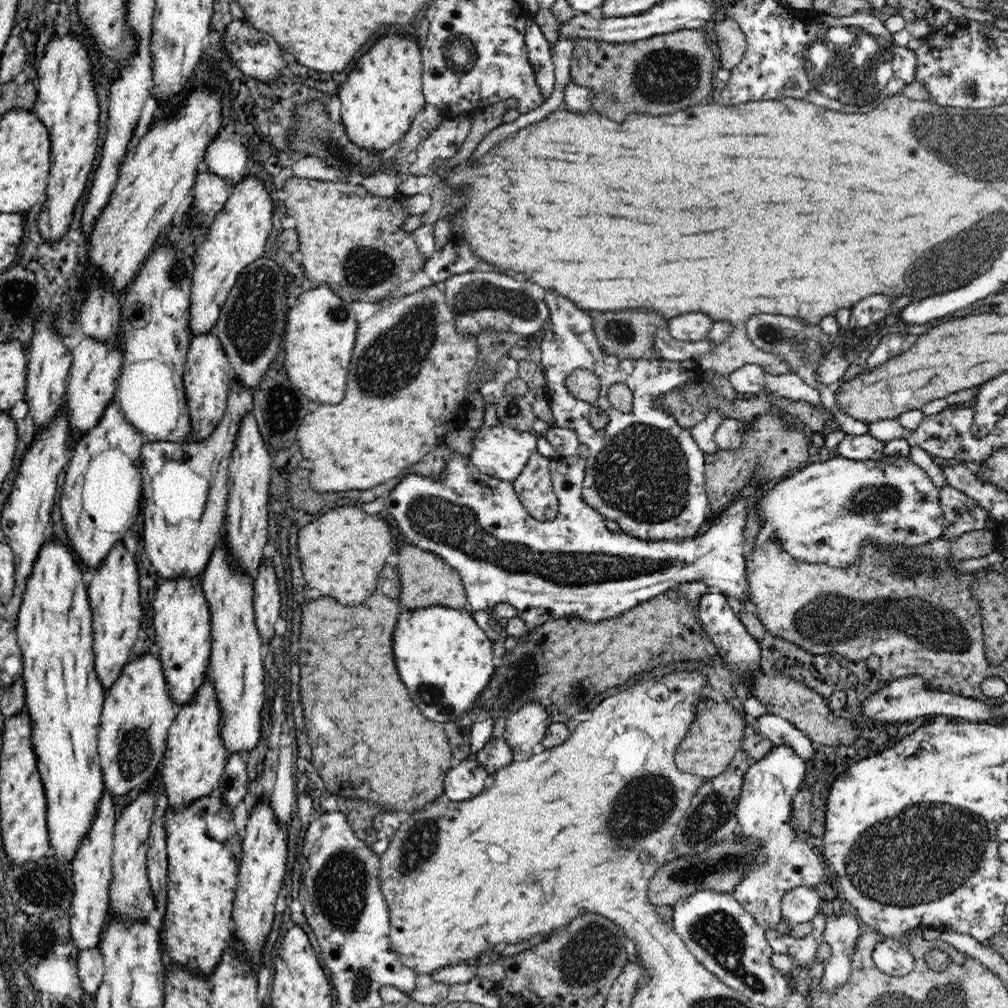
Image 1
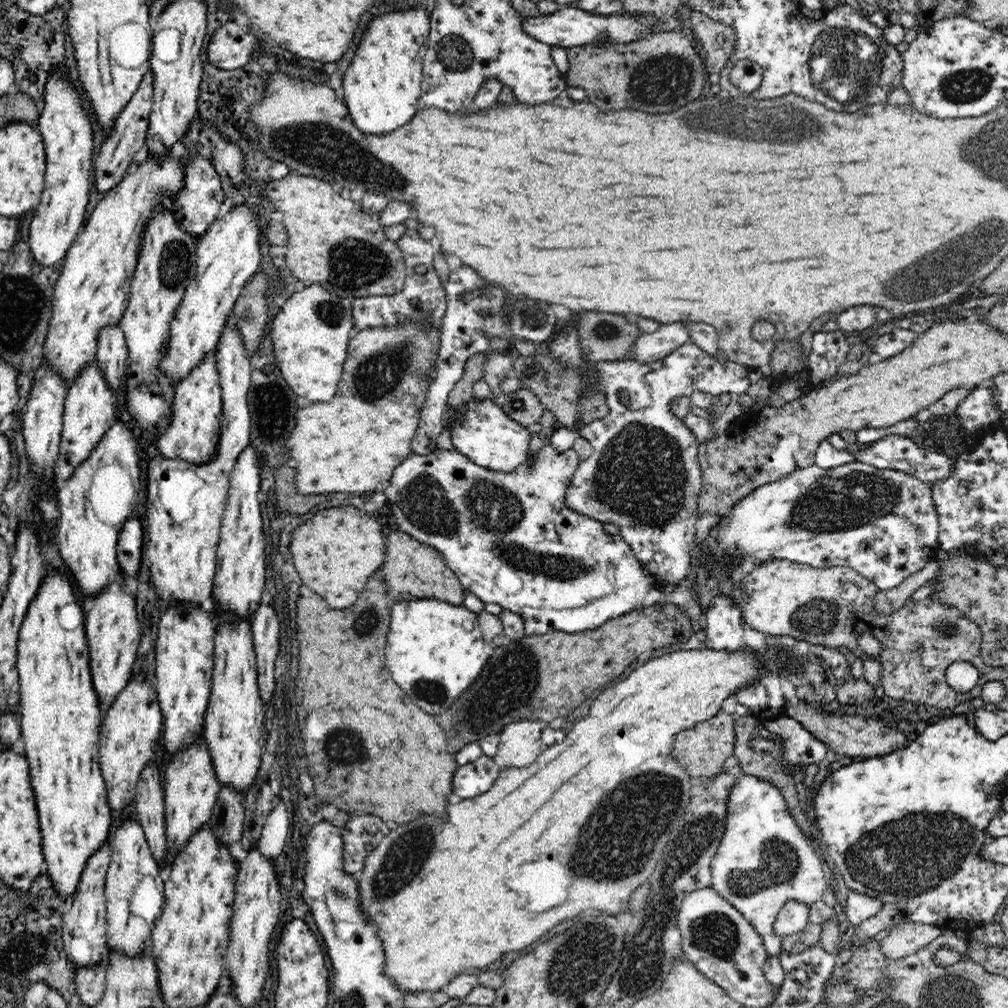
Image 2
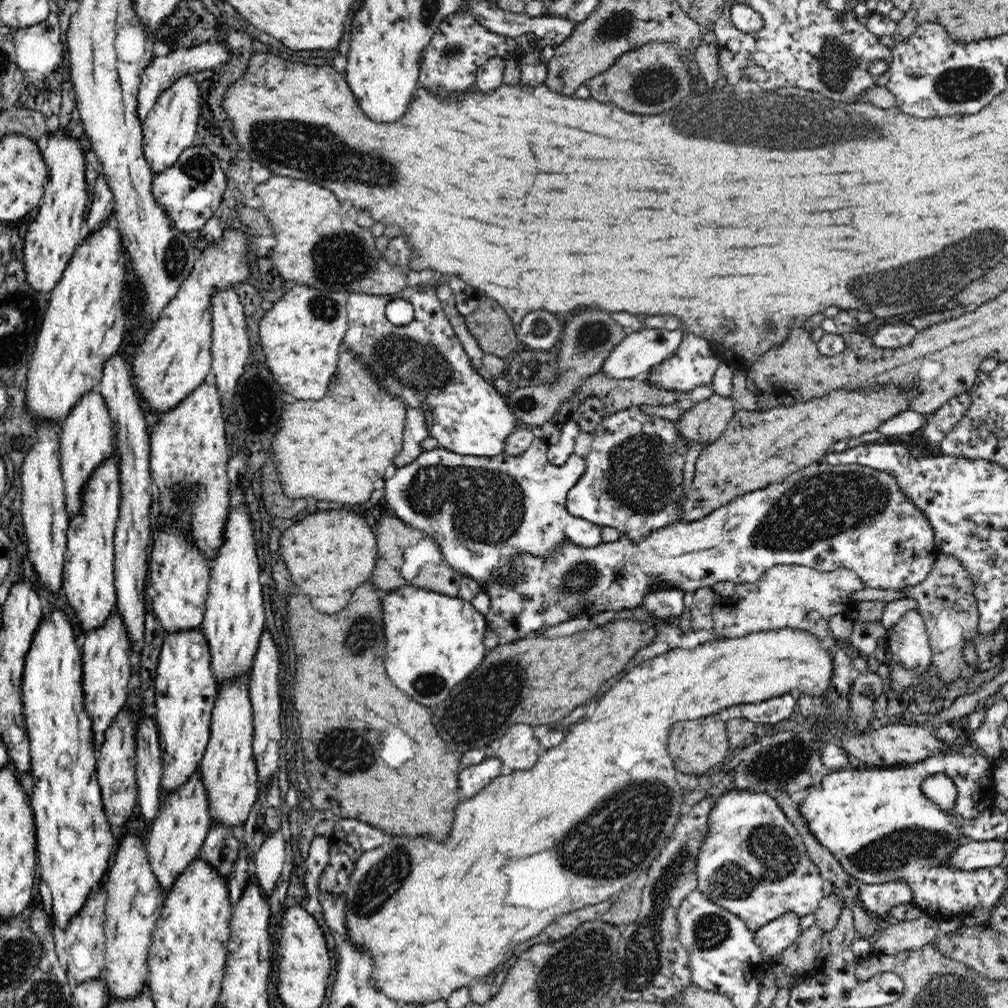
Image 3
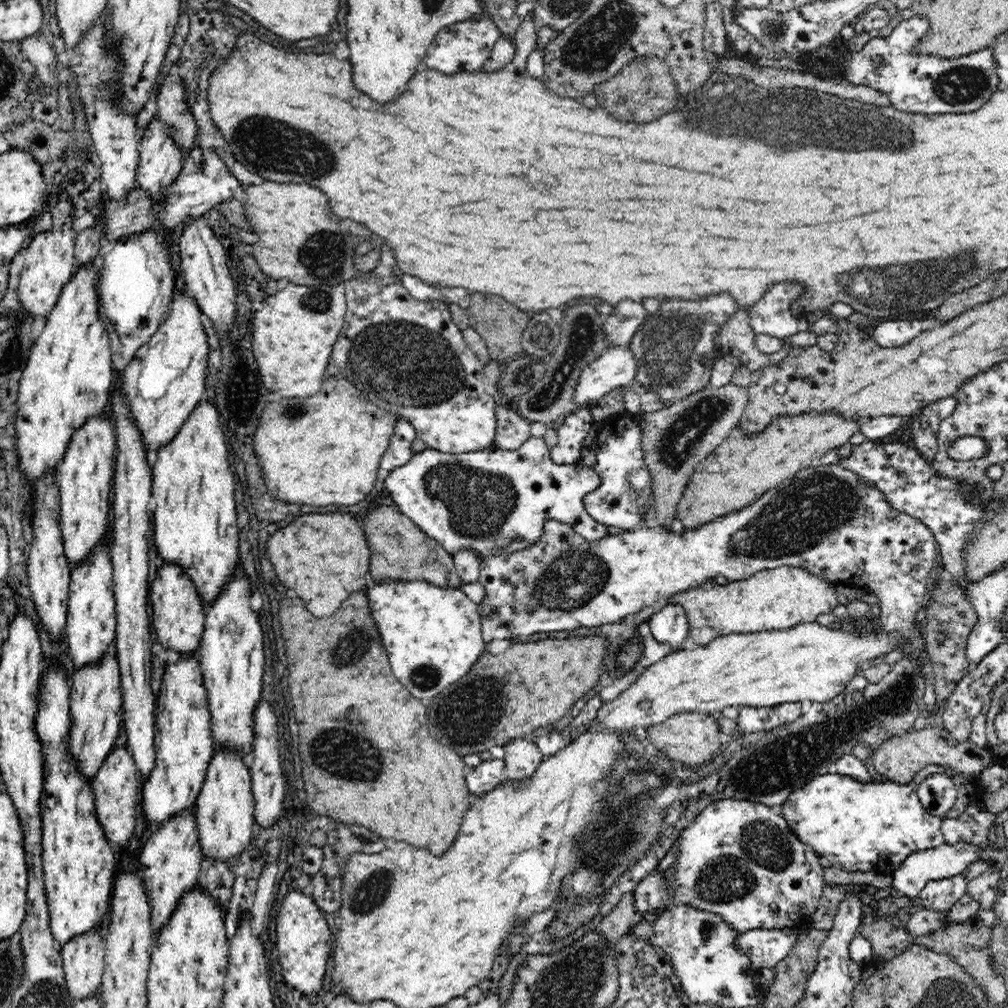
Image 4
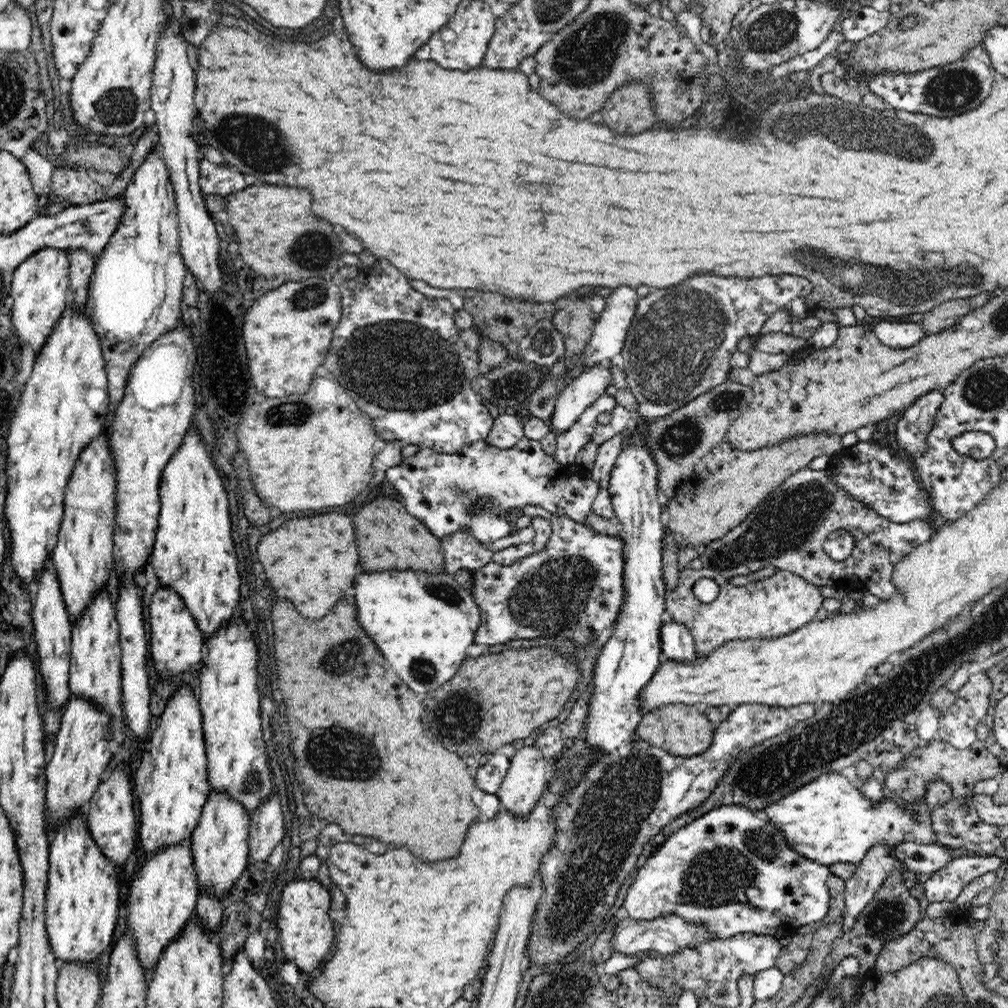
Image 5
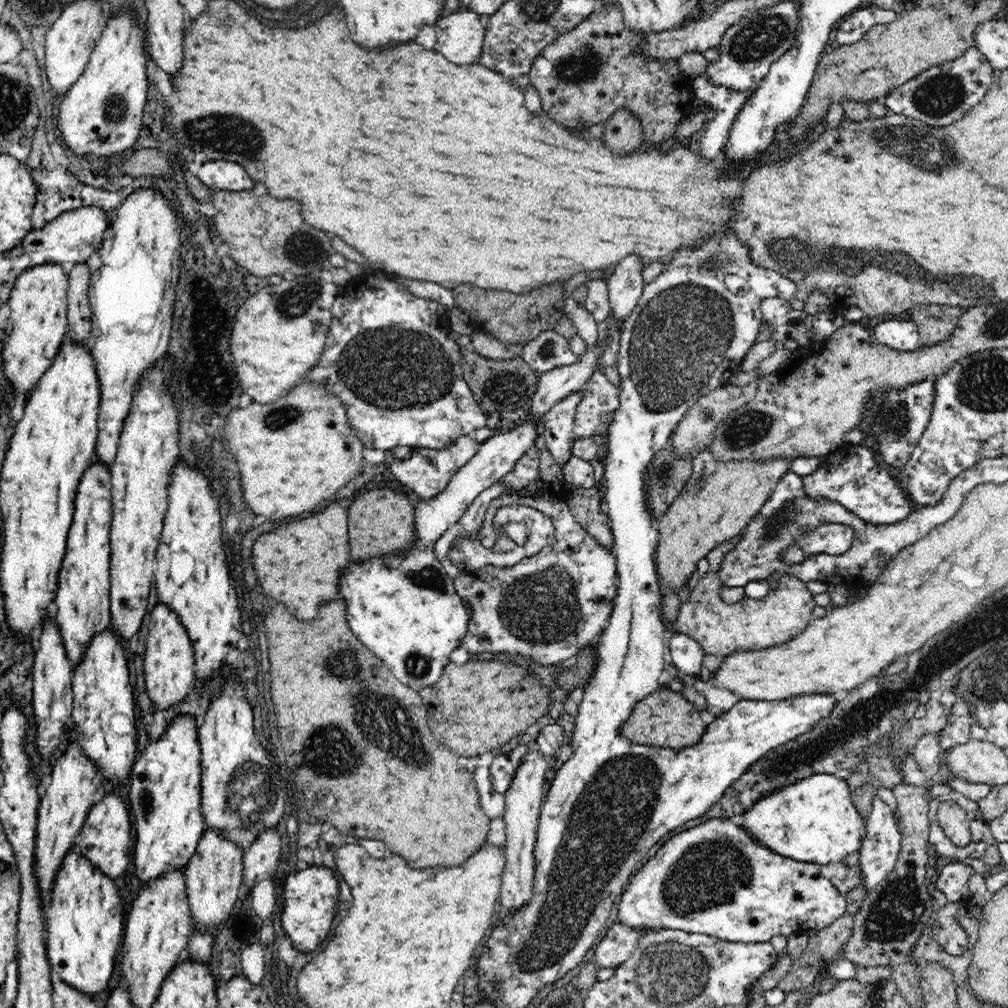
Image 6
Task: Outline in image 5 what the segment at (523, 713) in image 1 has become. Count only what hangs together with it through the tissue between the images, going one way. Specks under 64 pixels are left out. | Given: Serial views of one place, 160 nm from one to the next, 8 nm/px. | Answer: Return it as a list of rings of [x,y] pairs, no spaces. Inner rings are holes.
[[[535,745],[518,749],[496,792],[502,808],[514,813],[514,817],[529,817],[546,790],[550,768],[549,761]]]

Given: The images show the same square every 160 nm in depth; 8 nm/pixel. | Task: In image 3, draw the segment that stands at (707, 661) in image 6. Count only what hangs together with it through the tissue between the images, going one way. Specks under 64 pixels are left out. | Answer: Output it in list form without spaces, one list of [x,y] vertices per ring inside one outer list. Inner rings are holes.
[[[776,565],[766,570],[756,582],[737,584],[726,603],[712,587],[695,590],[689,616],[694,631],[709,630],[722,639],[740,638],[760,630],[795,628],[834,641],[828,620],[834,614],[848,612],[853,606],[852,592],[862,590],[862,586],[864,581],[849,568],[820,572],[802,565]]]

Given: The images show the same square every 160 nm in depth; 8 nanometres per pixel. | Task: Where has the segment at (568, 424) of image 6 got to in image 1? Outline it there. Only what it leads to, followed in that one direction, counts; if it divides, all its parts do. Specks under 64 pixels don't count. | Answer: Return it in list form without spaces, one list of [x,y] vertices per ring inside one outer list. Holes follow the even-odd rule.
[[[689,312],[668,320],[668,330],[674,339],[698,342],[706,339],[708,330],[715,322],[702,312]]]

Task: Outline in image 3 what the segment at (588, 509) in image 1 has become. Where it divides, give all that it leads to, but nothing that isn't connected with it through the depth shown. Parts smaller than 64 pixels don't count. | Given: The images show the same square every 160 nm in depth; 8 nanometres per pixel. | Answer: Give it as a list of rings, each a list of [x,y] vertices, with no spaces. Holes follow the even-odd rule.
[[[538,434],[535,440],[530,444],[530,447],[522,454],[509,455],[506,453],[494,456],[464,456],[456,454],[450,450],[436,448],[435,450],[422,451],[409,465],[401,466],[396,470],[391,470],[385,484],[385,498],[390,506],[390,509],[396,513],[396,517],[406,524],[411,524],[414,528],[421,530],[426,536],[438,542],[443,560],[447,565],[453,567],[463,576],[469,576],[474,582],[477,582],[483,589],[486,582],[490,582],[490,578],[502,578],[503,575],[510,574],[510,562],[516,554],[532,554],[532,555],[548,555],[554,546],[559,543],[572,542],[574,546],[598,546],[602,542],[600,535],[600,527],[593,522],[587,521],[570,514],[566,509],[565,498],[568,497],[568,492],[577,484],[581,476],[585,473],[585,460],[580,457],[577,452],[573,452],[567,461],[562,466],[556,466],[548,461],[547,451],[549,444]]]

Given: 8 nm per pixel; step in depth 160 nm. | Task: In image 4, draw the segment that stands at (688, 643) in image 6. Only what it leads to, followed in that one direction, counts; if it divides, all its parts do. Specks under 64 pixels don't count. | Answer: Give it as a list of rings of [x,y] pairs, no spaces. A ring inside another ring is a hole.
[[[659,603],[658,612],[650,617],[649,627],[658,642],[670,644],[673,650],[684,650],[680,644],[684,642],[684,638],[689,633],[689,622],[682,606]]]

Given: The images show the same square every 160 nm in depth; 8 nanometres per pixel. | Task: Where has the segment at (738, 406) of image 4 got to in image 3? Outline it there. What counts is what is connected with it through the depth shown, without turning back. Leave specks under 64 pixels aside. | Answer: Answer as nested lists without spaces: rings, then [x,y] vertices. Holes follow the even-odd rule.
[[[713,394],[708,400],[694,404],[691,410],[681,414],[681,420],[674,422],[687,447],[701,443],[702,447],[714,444],[725,432],[736,414],[736,401],[732,396],[723,398]]]

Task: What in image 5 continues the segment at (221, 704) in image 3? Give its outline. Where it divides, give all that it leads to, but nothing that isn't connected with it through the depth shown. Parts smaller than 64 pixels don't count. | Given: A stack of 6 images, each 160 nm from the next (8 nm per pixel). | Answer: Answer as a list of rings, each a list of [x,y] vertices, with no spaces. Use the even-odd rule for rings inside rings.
[[[210,792],[198,824],[190,838],[195,875],[198,880],[199,894],[211,892],[218,900],[227,897],[234,882],[242,876],[250,863],[248,846],[250,813],[234,801],[226,797],[226,793]]]

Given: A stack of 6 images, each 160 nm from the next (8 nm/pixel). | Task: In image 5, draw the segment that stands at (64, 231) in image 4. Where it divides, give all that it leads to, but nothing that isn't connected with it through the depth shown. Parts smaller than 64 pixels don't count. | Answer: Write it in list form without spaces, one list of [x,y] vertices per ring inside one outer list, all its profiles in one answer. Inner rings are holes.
[[[42,249],[21,262],[14,270],[10,294],[14,298],[10,312],[16,336],[38,352],[48,341],[61,314],[70,302],[69,294],[69,253],[58,249]]]

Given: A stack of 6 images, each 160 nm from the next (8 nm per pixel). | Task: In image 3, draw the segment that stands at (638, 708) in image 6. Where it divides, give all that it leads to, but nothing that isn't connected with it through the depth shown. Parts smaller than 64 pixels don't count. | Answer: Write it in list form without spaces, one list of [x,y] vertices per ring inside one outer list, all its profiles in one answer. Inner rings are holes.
[[[717,713],[698,720],[682,720],[672,725],[668,730],[666,748],[674,761],[678,774],[704,774],[716,764],[721,764],[729,756],[728,731],[726,721],[720,719]]]

